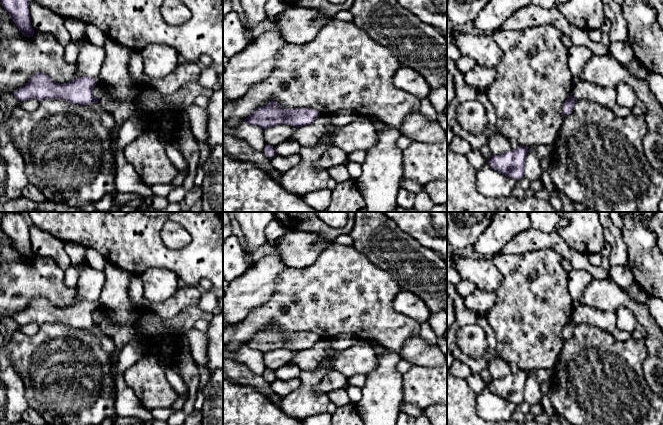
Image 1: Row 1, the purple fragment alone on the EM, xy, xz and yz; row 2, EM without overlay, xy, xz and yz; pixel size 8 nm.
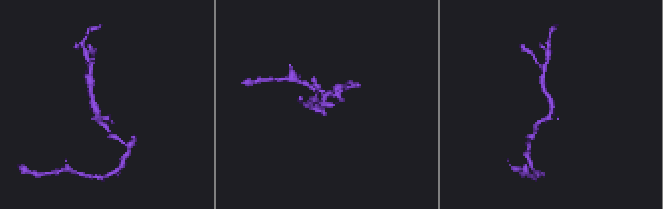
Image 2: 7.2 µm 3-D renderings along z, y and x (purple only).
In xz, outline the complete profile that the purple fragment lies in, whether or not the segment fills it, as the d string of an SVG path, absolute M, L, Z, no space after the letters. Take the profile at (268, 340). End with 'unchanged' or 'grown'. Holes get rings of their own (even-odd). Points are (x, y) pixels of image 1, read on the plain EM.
M271 325L257 332L244 345L262 353L281 348L299 352L312 348L320 339L319 335L310 332L281 333L275 325Z; unchanged

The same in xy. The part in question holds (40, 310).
M37 296L23 311L12 318L18 325L36 323L40 326L46 323L60 323L74 328L88 329L98 327L93 320L93 312L97 305L83 300L69 307L60 308L43 296Z; unchanged

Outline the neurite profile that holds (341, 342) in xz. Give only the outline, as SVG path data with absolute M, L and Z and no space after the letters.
M339 334L330 339L331 351L341 352L355 346L358 342L359 339L353 334Z

